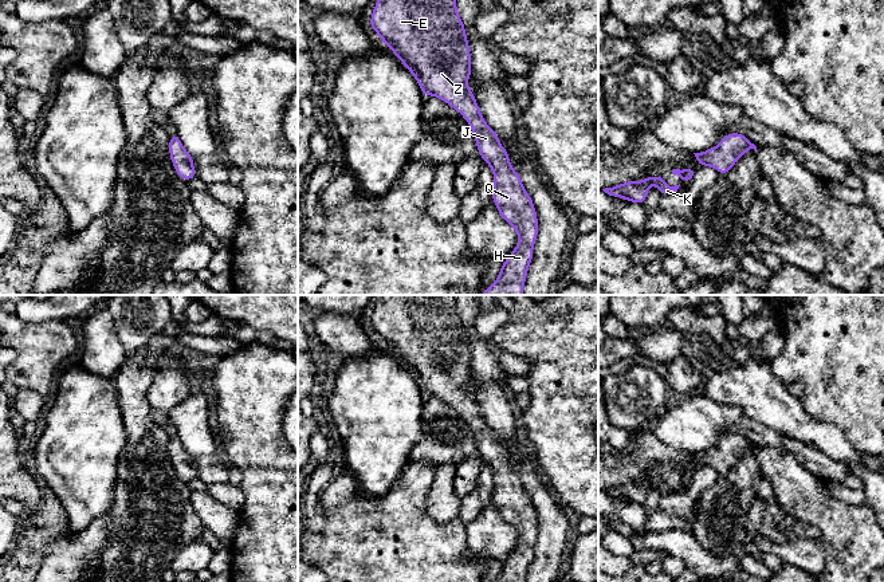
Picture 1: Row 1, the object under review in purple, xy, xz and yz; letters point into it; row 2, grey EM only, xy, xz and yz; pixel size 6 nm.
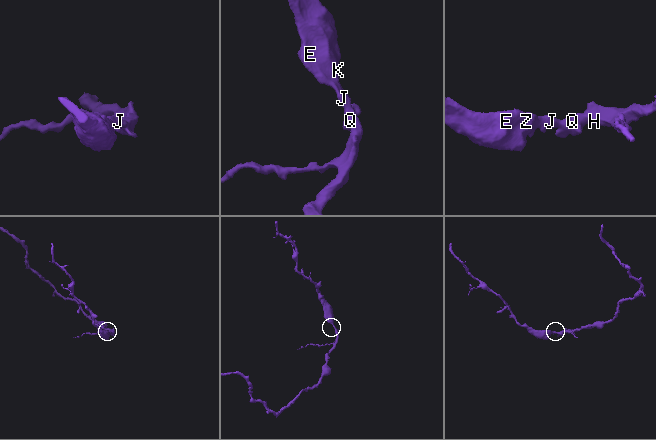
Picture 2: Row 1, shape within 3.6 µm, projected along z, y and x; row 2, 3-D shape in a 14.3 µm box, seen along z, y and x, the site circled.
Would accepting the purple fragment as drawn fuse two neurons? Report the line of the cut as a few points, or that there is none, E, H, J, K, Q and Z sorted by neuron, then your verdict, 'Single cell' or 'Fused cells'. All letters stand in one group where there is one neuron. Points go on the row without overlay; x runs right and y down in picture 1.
No split. Groups: E H J K Q Z. Single cell

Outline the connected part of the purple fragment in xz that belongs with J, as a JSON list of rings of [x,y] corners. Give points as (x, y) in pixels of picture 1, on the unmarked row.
[[[380,295],[369,327],[413,374],[424,397],[440,398],[469,424],[478,444],[478,453],[494,471],[492,500],[502,519],[511,524],[519,536],[516,548],[500,565],[502,571],[495,582],[524,582],[538,535],[537,512],[531,498],[522,485],[519,473],[510,465],[506,449],[499,444],[496,433],[484,422],[474,393],[467,388],[467,380],[472,374],[471,355],[455,295]]]

